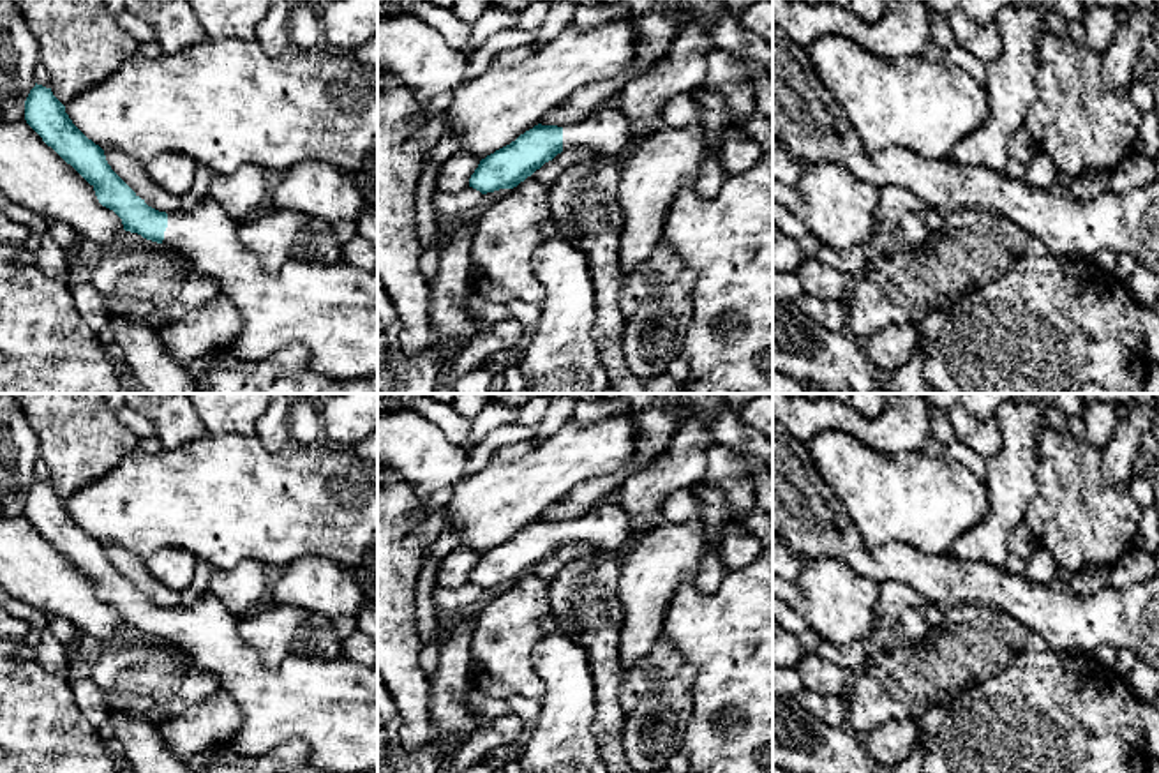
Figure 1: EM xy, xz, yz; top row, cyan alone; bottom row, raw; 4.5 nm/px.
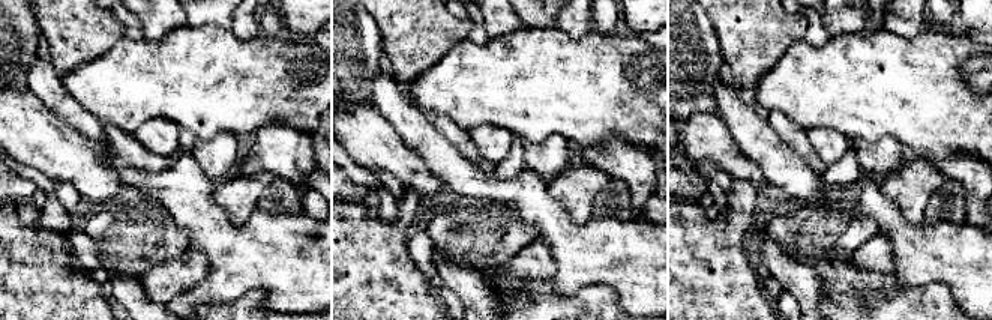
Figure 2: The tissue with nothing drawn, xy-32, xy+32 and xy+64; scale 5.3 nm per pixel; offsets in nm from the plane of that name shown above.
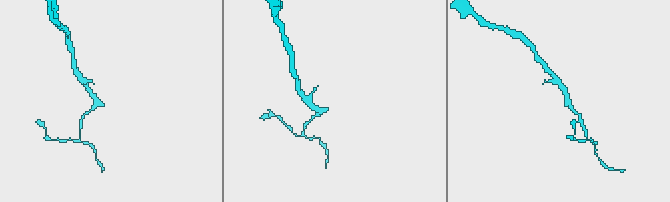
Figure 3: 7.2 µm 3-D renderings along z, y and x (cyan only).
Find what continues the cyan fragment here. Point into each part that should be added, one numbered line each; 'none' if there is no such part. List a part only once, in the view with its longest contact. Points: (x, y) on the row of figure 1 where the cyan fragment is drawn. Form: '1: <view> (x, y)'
1: xy (330, 311)

